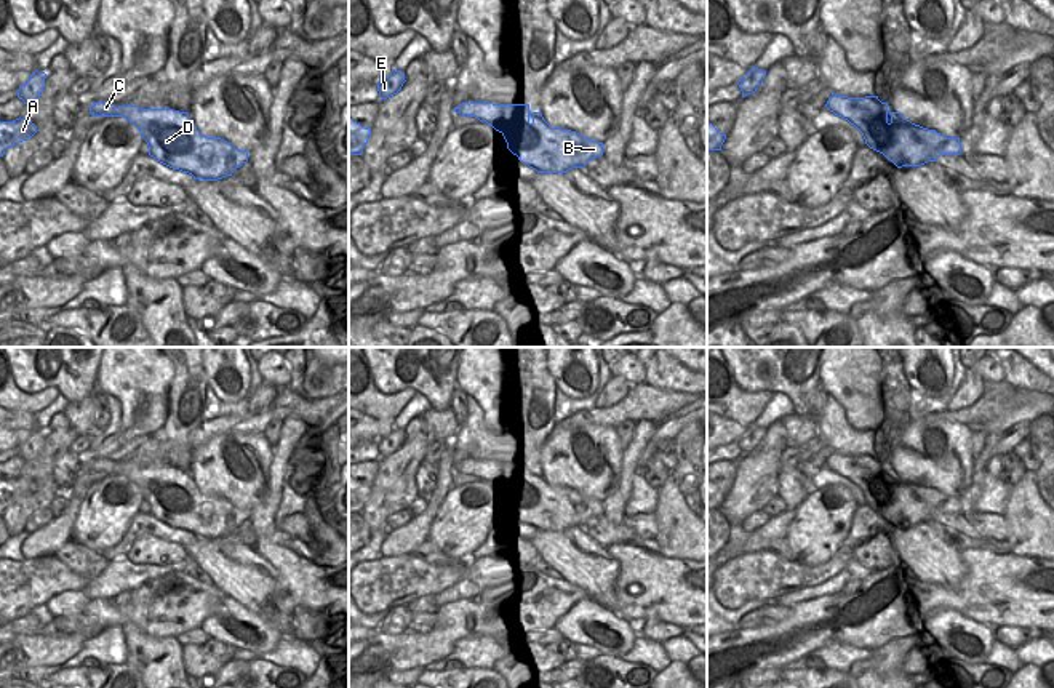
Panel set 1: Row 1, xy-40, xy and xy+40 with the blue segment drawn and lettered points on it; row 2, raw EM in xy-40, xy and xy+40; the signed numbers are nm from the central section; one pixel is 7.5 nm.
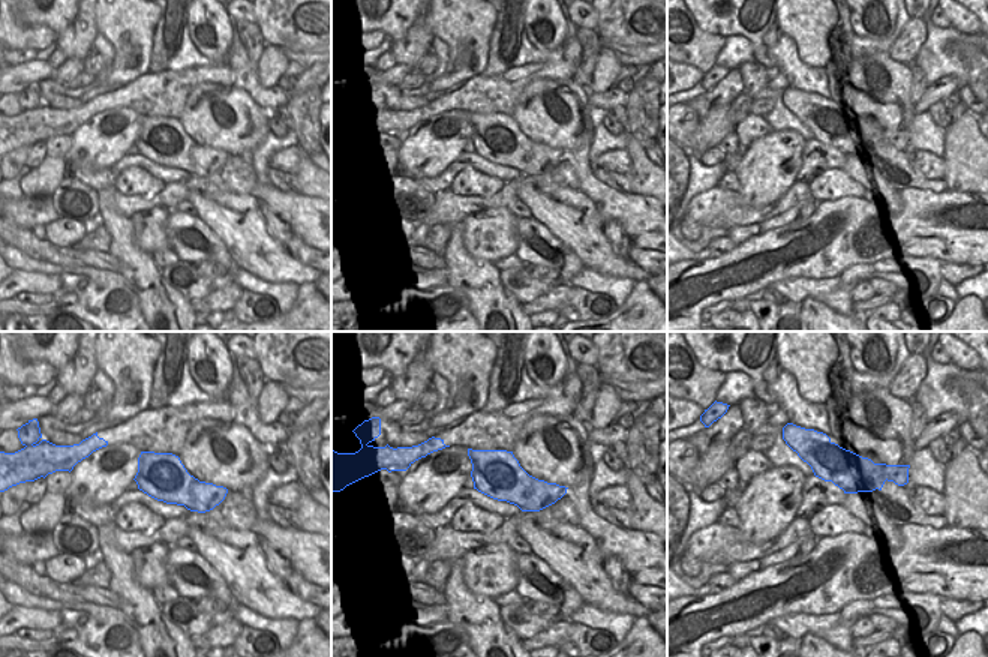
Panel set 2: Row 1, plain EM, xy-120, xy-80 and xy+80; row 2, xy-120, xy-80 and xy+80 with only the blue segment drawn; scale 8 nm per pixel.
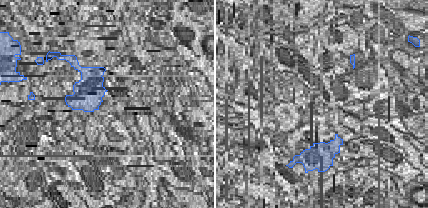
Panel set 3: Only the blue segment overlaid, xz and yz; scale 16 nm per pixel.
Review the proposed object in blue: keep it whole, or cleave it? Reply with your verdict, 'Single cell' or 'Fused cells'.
Fused cells

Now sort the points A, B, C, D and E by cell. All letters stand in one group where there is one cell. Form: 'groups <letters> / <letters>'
groups A C / B D E

